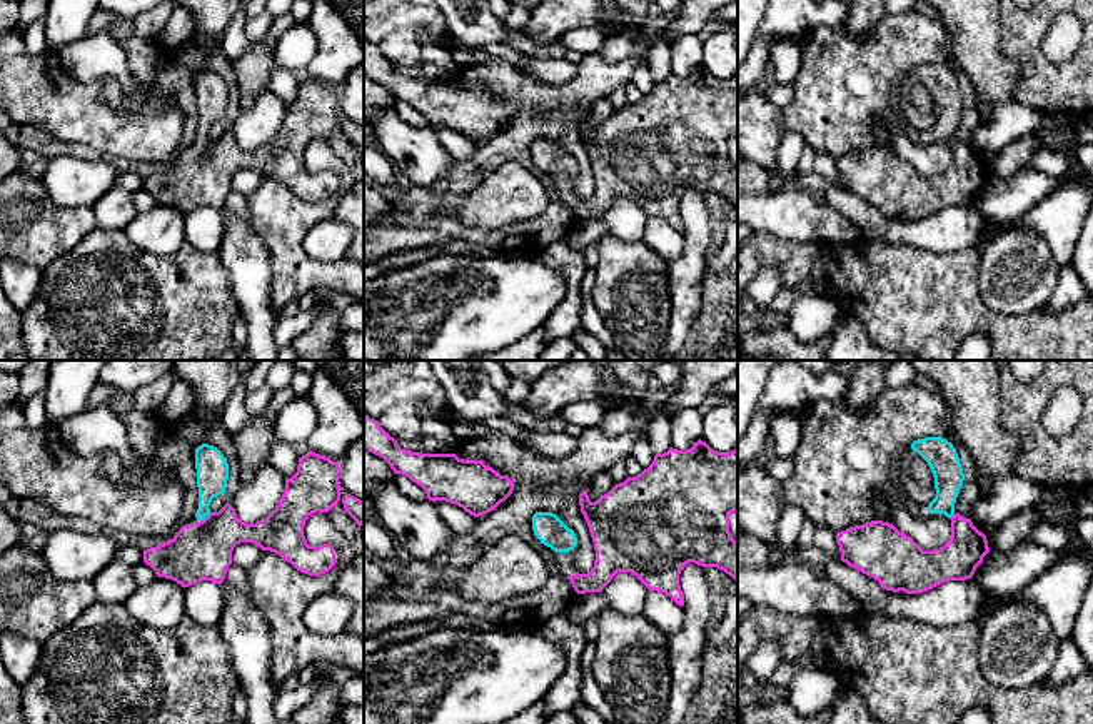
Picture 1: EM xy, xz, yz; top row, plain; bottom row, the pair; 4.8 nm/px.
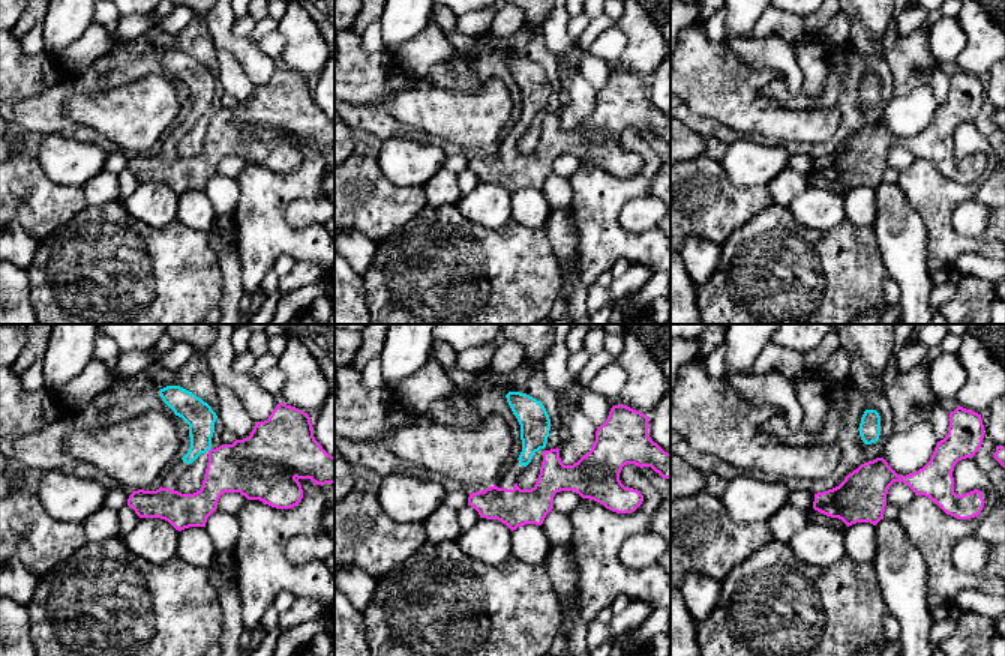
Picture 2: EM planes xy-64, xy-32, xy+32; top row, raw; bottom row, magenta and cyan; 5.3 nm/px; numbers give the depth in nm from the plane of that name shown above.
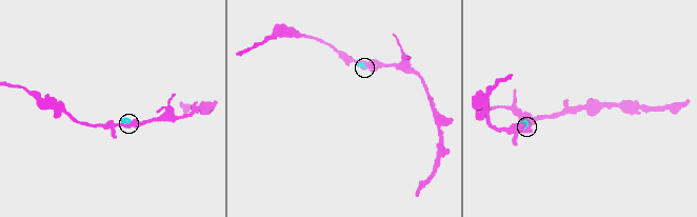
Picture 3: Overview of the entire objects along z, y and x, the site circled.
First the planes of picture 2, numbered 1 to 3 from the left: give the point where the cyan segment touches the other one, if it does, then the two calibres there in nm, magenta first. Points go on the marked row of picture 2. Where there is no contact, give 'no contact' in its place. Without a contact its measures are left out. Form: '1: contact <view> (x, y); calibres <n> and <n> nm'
1: no contact
2: no contact
3: no contact

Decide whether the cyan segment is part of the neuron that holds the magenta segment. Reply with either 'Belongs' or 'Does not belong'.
Belongs

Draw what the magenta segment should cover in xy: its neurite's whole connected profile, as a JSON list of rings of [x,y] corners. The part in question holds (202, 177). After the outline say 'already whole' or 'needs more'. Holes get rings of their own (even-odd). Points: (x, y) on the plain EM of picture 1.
[[[209,70],[199,72],[195,75],[195,95],[199,113],[197,147],[182,152],[170,167],[144,177],[144,189],[159,204],[172,205],[182,214],[194,212],[200,207],[222,210],[232,190],[232,177],[240,168],[252,168],[262,177],[275,178],[297,197],[309,202],[325,200],[335,192],[334,173],[330,170],[309,172],[304,162],[304,152],[312,140],[329,138],[340,127],[339,88],[312,77],[299,83],[297,98],[290,105],[285,105],[285,117],[279,130],[265,145],[255,150],[242,148],[229,128],[219,138],[209,135],[212,125],[225,118],[229,105],[227,85],[217,73]]]; needs more

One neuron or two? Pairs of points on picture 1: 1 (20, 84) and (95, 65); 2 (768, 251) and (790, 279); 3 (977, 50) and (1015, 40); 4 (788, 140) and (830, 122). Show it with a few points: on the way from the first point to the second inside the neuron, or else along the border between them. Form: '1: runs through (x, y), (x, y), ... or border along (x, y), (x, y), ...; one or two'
1: border along (55, 54), (62, 67), (77, 80), (99, 80); two
2: runs through (775, 256), (790, 272); one
3: border along (998, 17), (1000, 50), (1018, 65), (1018, 79); two
4: border along (786, 129), (796, 130), (805, 142); two

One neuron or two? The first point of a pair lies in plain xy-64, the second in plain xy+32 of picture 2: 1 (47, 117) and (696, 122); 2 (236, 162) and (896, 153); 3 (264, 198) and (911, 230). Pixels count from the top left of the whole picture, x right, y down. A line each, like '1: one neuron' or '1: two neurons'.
1: one neuron
2: one neuron
3: two neurons

